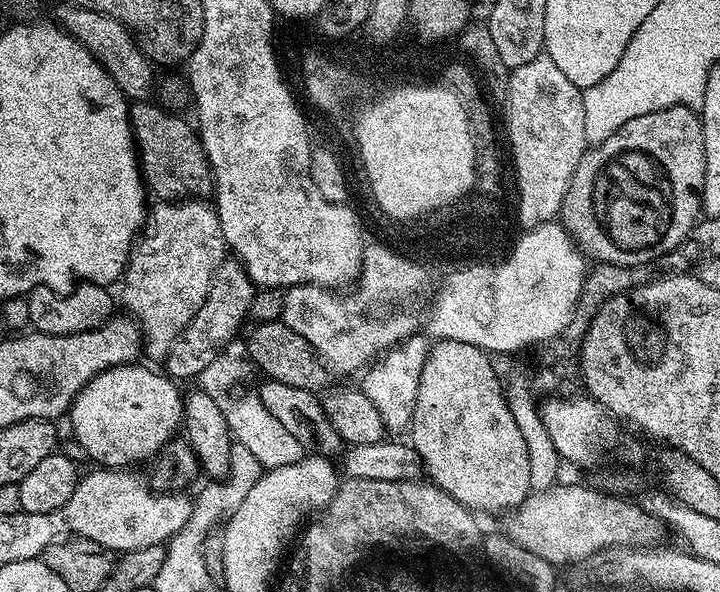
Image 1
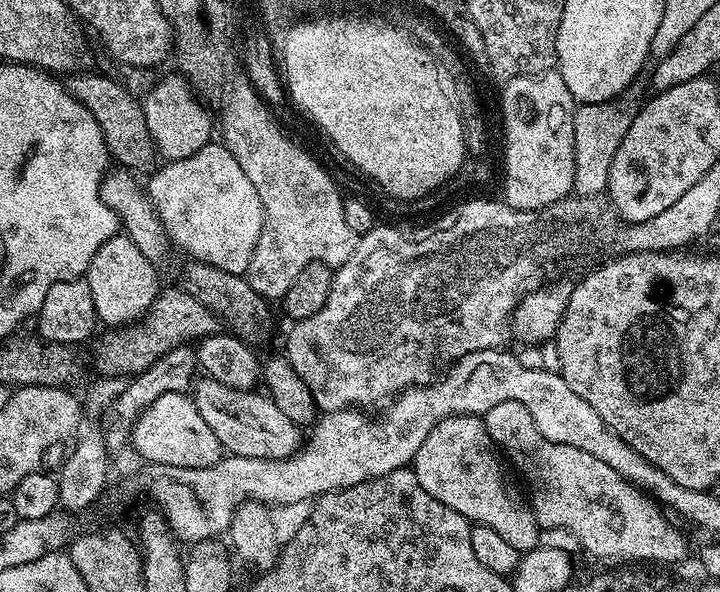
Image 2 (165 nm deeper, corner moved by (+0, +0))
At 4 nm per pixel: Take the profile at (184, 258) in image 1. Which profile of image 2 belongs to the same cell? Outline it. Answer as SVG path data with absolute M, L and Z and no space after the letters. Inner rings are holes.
M211 142L188 158L161 163L152 174L148 184L146 180L146 191L169 241L188 252L184 254L193 260L201 260L218 270L244 276L250 266L254 246L258 244L258 234L262 232L264 207L258 198L258 190L254 190L254 182L250 182L250 178L246 178L246 170L238 166L238 158L234 158L234 154L230 154L223 143Z

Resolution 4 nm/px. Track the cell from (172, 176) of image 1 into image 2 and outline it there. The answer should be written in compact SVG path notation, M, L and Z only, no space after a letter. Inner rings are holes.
M96 70L77 71L71 80L71 94L78 98L78 102L82 102L82 106L86 106L86 110L90 110L90 114L94 114L104 135L109 157L121 168L151 169L157 163L158 153L147 132L146 118L143 117L143 106L138 96L136 98L130 89L123 88L118 81L108 76L99 76Z

